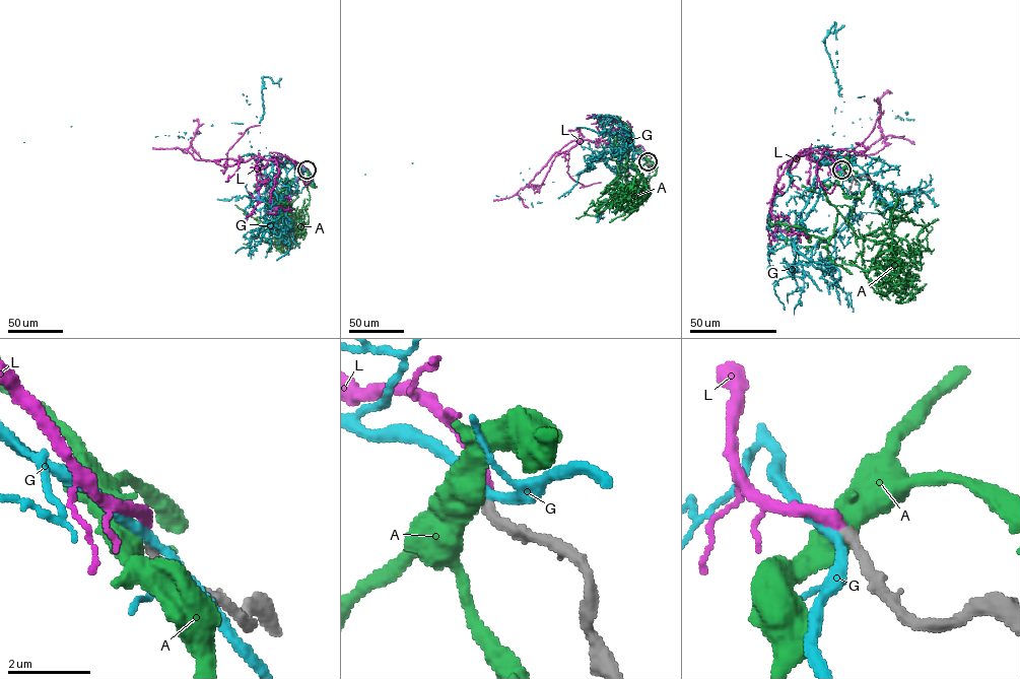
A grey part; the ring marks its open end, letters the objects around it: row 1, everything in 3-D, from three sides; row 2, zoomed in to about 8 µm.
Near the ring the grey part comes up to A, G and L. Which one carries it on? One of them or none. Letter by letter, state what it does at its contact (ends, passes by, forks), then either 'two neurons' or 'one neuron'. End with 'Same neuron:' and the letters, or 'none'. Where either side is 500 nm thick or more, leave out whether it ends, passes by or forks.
A: two neurons
G: it passes by; two neurons
L: it ends; one neuron
Same neuron: L

